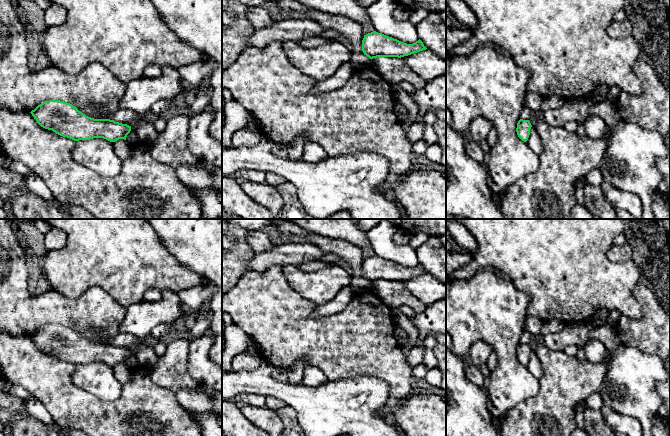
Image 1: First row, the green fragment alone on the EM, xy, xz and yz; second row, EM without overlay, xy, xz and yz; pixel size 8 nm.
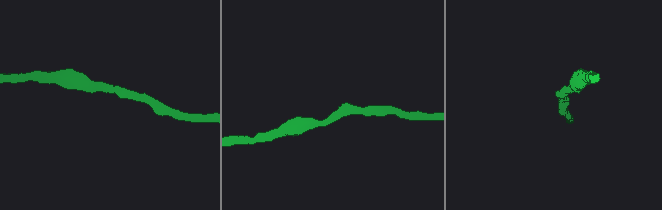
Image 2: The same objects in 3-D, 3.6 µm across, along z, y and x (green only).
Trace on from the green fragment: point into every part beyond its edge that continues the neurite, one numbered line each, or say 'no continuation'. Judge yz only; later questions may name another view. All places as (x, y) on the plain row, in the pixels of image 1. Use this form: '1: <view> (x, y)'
no continuation

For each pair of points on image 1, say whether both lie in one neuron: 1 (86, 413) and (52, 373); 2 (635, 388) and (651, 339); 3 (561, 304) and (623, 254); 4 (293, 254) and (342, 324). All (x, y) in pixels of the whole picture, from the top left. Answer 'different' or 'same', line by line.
1: same
2: different
3: different
4: different

